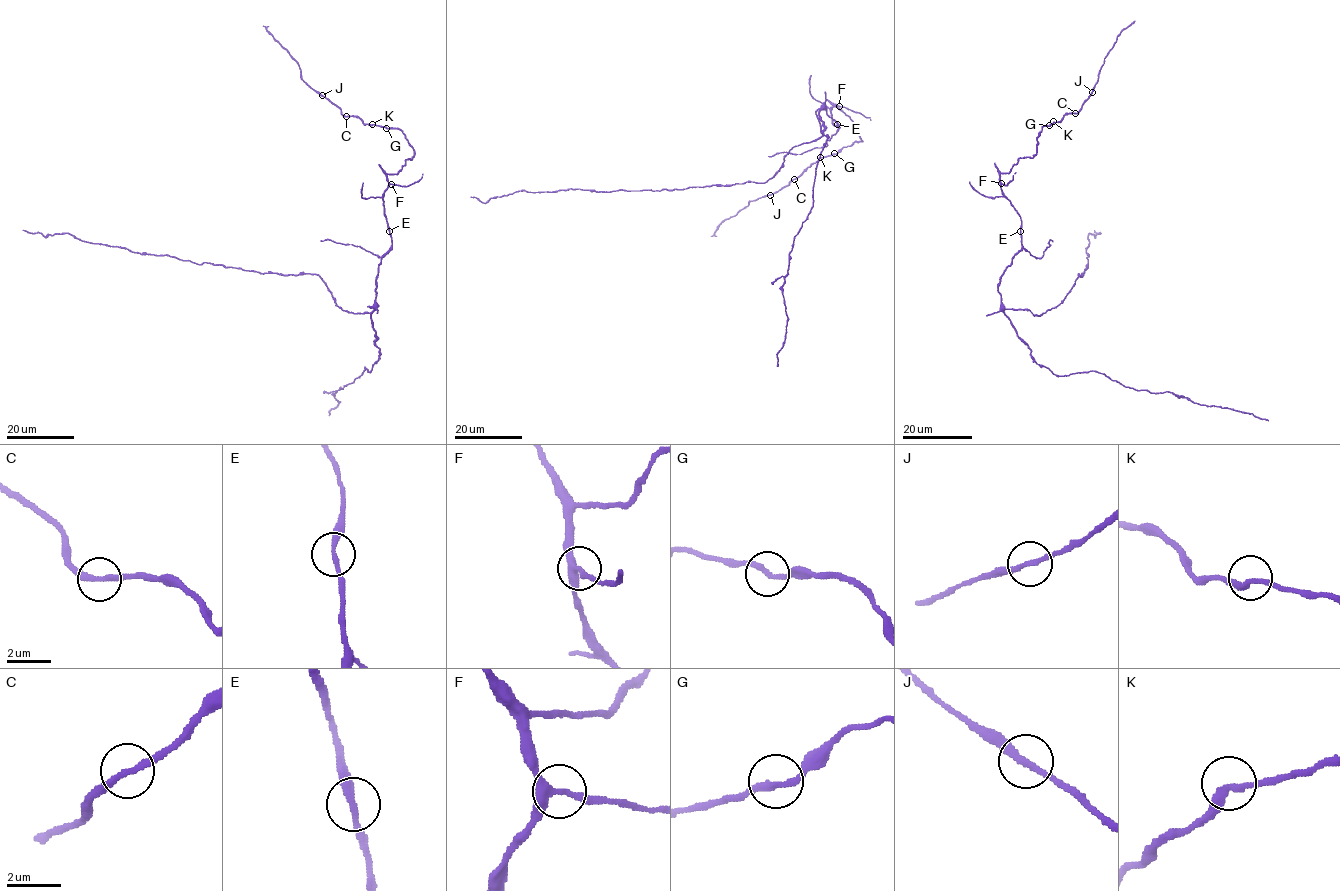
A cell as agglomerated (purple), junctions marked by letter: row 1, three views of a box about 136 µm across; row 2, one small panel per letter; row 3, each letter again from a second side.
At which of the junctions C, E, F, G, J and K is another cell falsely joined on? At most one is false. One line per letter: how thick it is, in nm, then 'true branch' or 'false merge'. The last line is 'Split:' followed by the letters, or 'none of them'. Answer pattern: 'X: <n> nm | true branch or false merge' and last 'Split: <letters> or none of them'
C: 240 nm | true branch
E: 240 nm | true branch
F: 280 nm | true branch
G: 240 nm | true branch
J: 240 nm | true branch
K: 260 nm | true branch
Split: none of them

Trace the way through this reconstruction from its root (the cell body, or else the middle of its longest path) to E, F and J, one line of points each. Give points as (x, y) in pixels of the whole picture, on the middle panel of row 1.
E: (822, 106), (824, 104), (827, 114), (840, 126), (837, 125)
F: (822, 106), (824, 104), (827, 114), (840, 126), (833, 124), (830, 113), (834, 106), (839, 106)
J: (822, 106), (840, 126), (834, 125), (834, 105), (847, 114), (861, 141), (821, 157), (770, 195)

